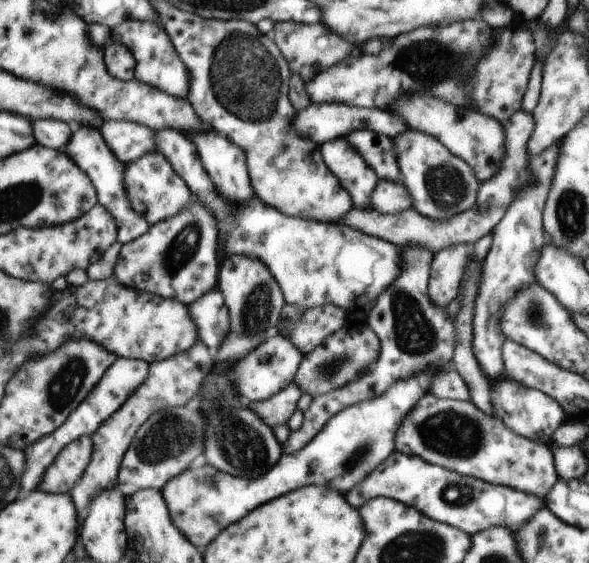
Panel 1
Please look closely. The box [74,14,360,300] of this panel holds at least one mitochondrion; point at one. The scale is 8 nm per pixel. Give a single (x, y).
(242, 69)

